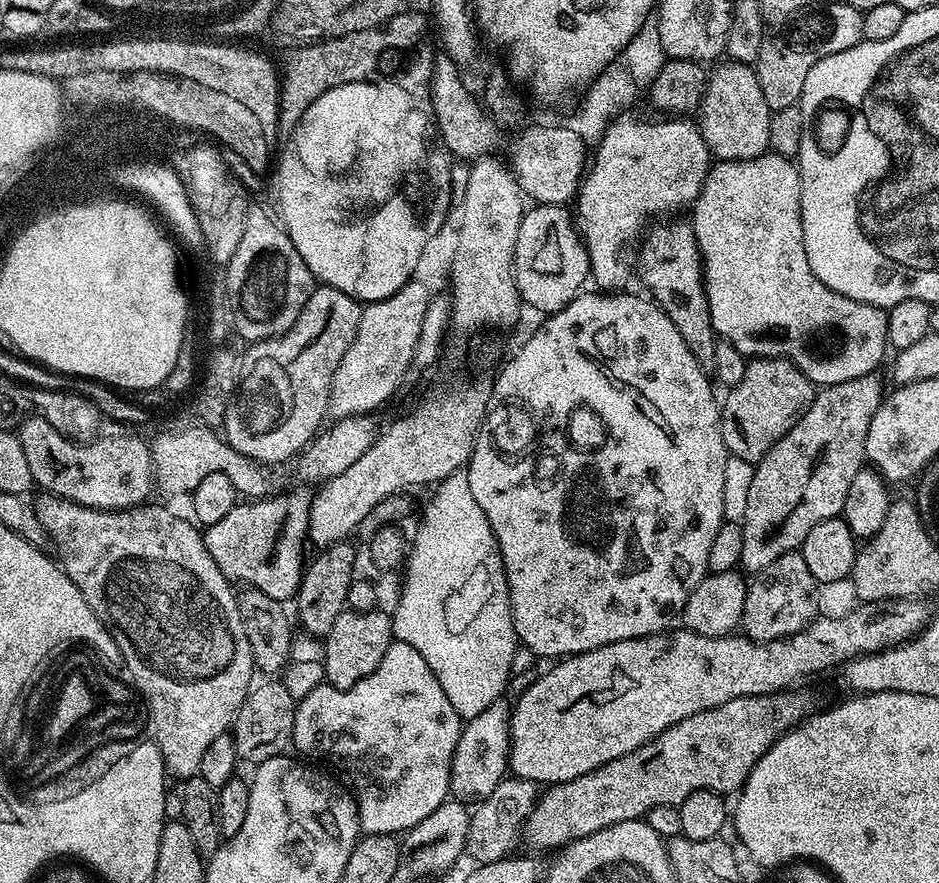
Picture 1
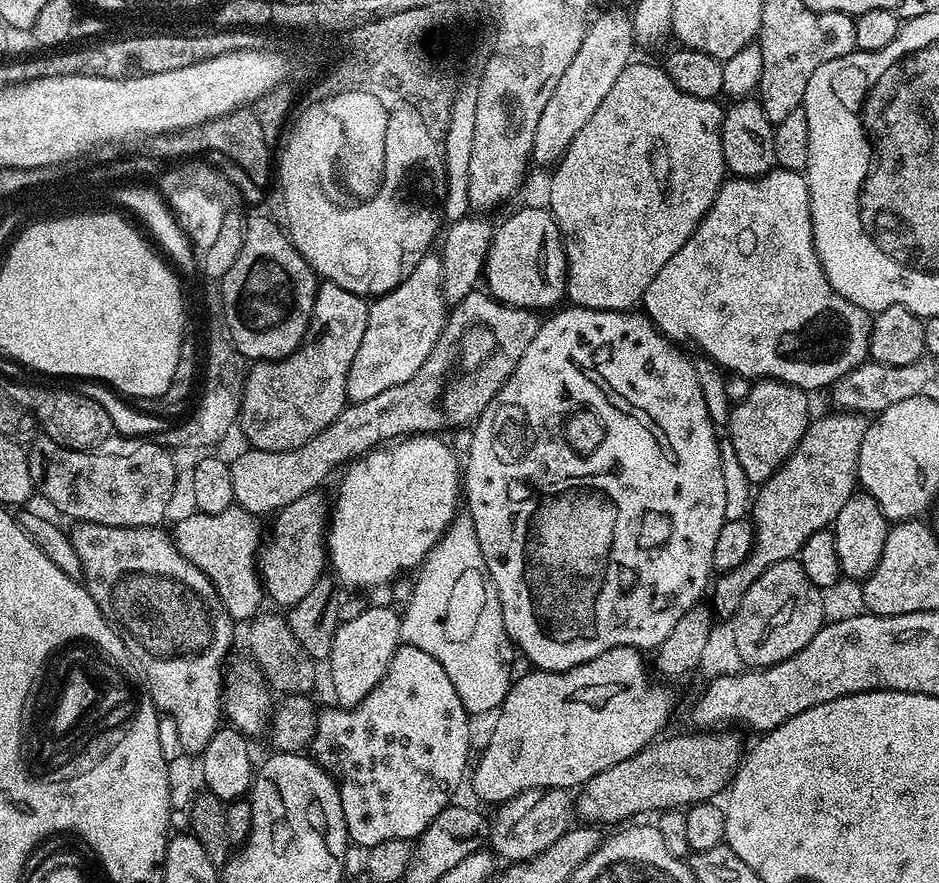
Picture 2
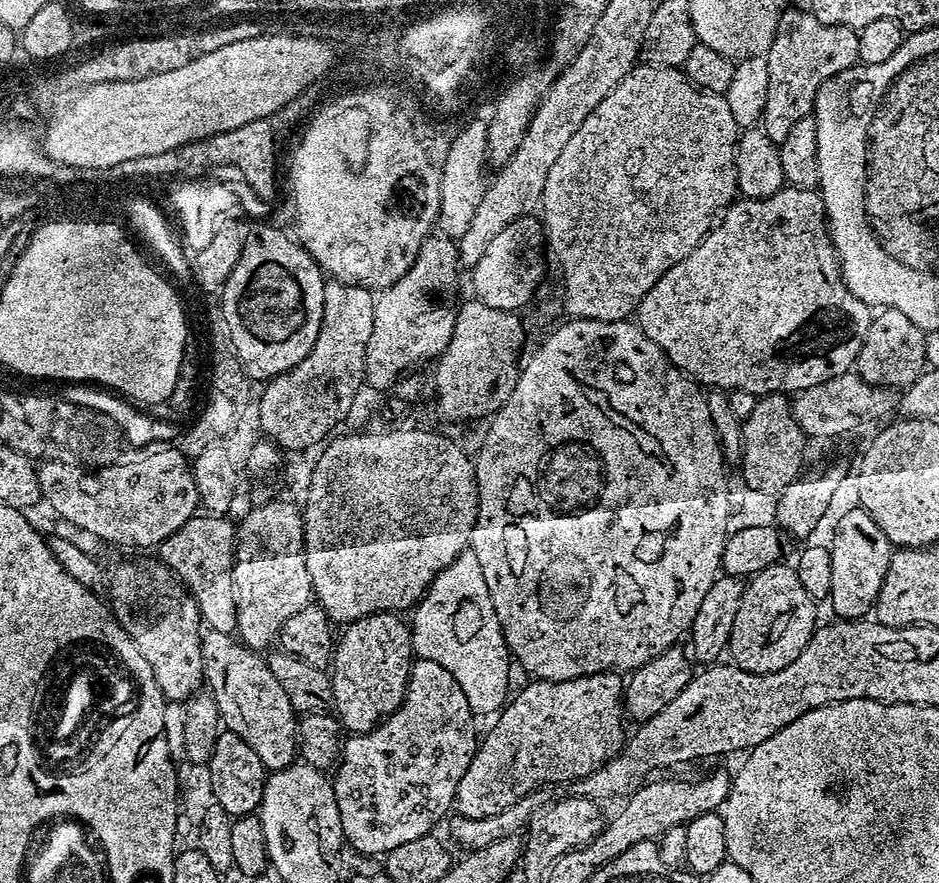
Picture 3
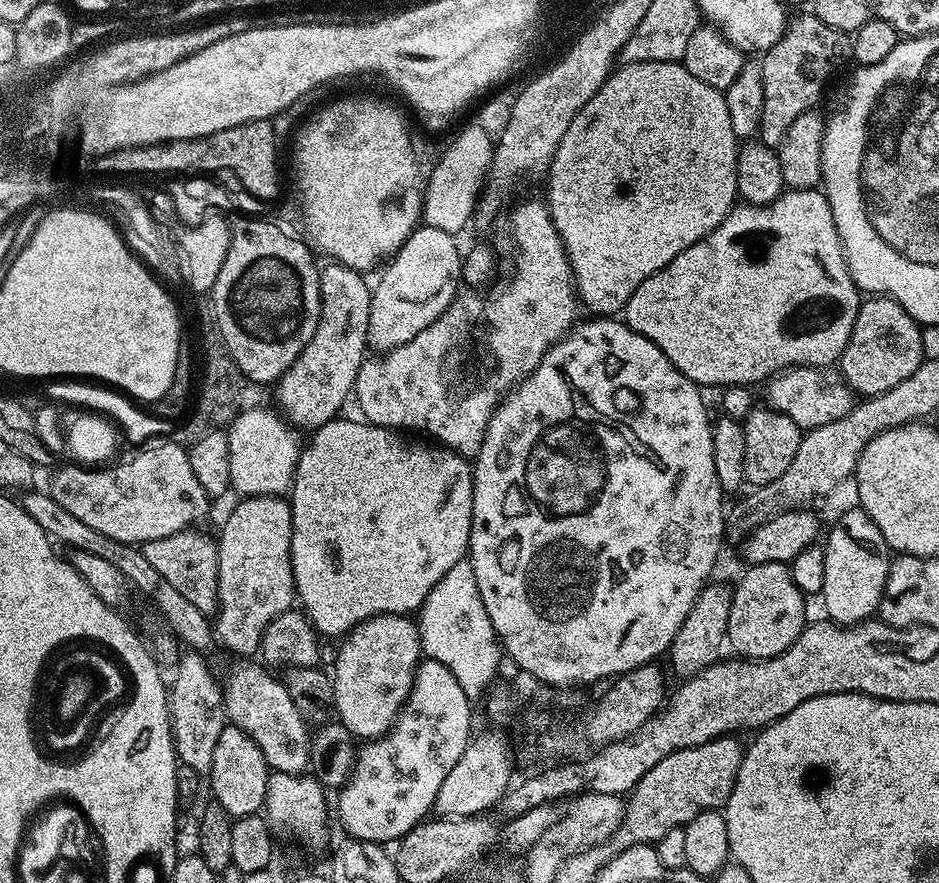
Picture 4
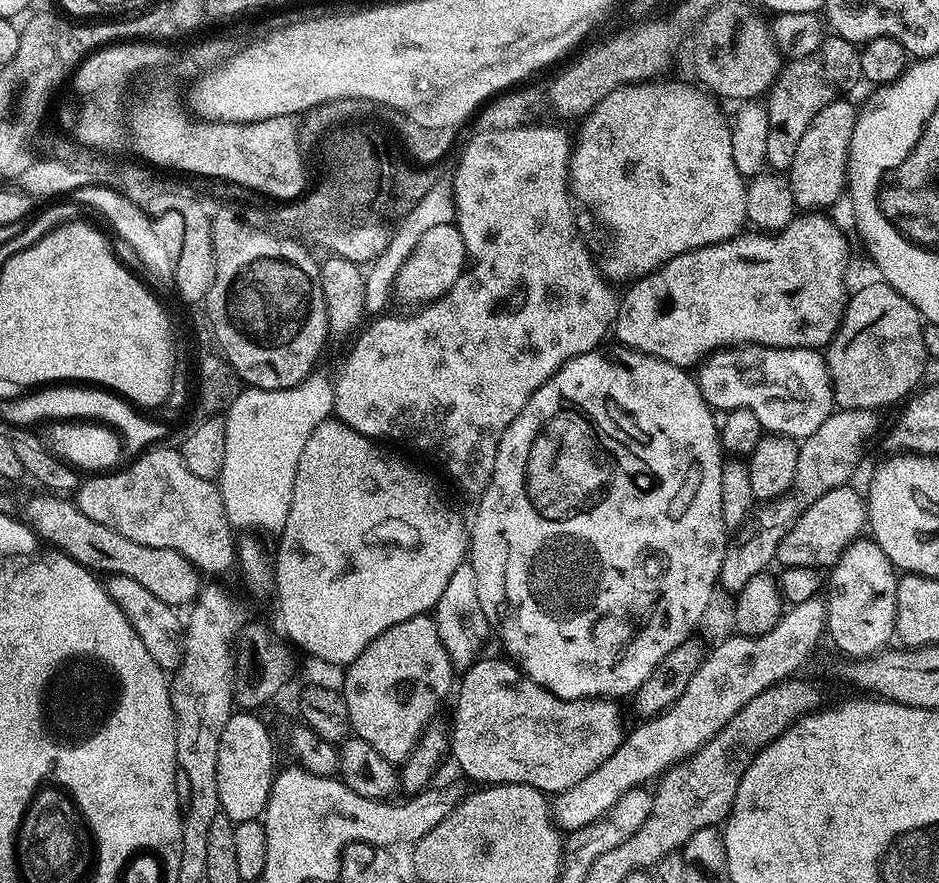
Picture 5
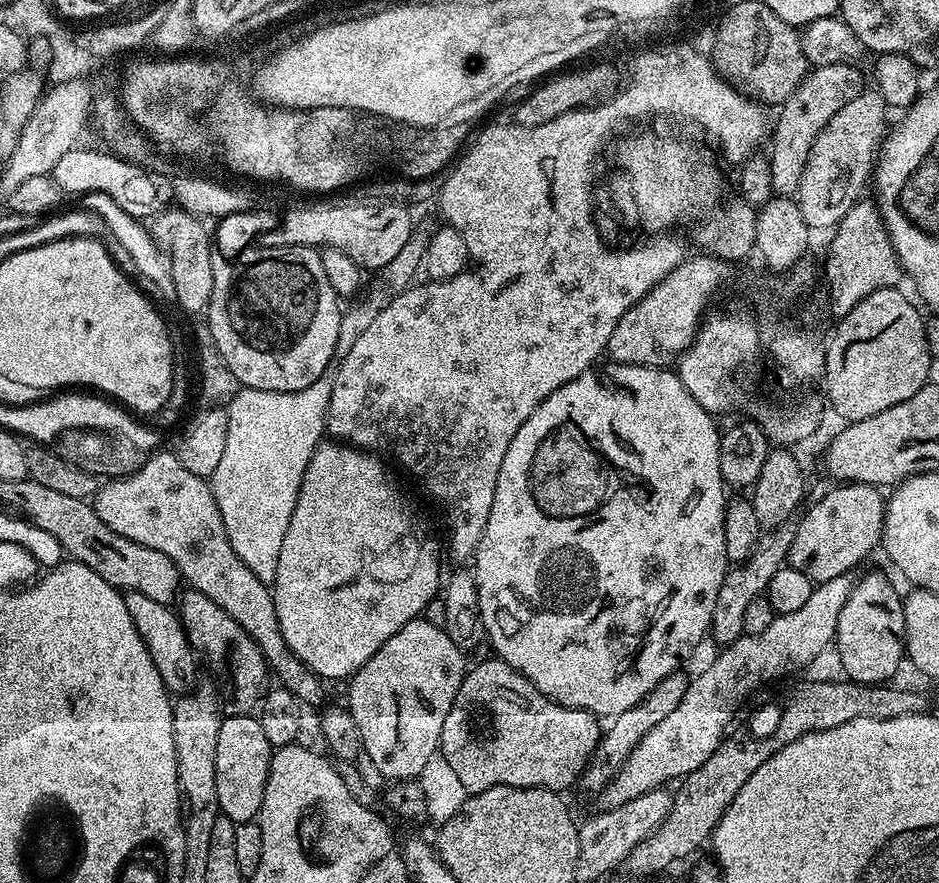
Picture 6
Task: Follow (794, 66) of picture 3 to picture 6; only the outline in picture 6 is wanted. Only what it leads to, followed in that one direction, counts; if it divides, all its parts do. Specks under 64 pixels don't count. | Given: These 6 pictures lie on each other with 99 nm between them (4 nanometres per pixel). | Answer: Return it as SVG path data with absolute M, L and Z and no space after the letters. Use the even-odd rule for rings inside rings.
M831 64L830 66L815 66L804 77L790 98L779 105L777 116L770 128L770 145L772 149L766 152L770 166L770 182L772 191L778 196L795 197L802 180L802 170L806 158L810 154L810 146L814 146L814 138L822 134L822 126L846 106L846 102L854 102L858 94L866 91L866 76L860 73L859 67L851 64Z

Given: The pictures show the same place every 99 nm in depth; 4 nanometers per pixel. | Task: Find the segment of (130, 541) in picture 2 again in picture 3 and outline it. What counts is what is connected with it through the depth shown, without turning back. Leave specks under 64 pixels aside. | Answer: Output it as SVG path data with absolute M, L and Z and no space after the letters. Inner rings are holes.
M163 563L149 568L140 564L120 564L106 576L106 603L116 621L130 634L134 646L142 650L142 658L150 662L154 678L165 701L187 701L197 695L204 677L201 648L202 619L191 592L173 576Z

